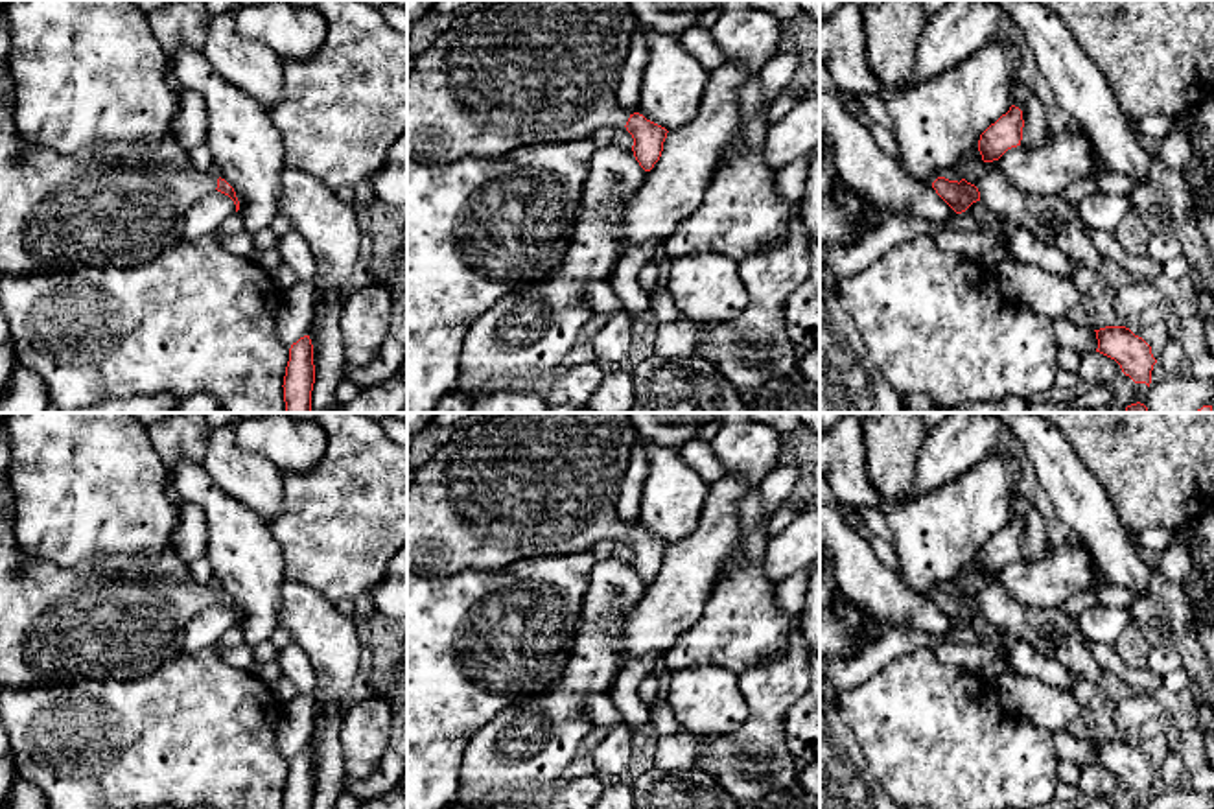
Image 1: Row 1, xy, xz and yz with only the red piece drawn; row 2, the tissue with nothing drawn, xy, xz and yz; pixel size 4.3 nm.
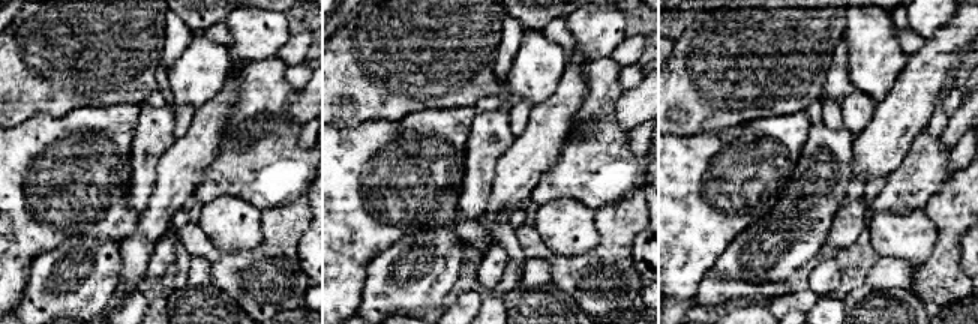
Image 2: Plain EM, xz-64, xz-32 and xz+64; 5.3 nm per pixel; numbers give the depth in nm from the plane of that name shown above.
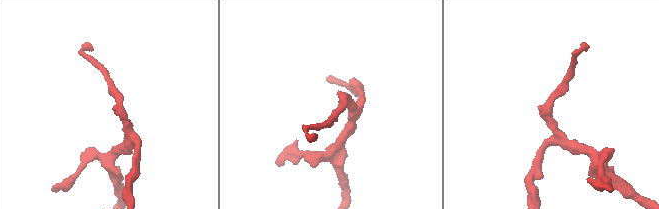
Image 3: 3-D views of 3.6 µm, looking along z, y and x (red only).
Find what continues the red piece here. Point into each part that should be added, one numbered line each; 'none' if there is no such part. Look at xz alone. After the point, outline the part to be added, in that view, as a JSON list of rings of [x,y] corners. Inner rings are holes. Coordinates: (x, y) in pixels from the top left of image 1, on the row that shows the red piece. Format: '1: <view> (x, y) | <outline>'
1: xz (520, 72) | [[[494,0],[484,11],[455,13],[451,26],[413,57],[407,158],[494,158],[521,146],[625,127],[630,114],[617,101],[617,85],[637,28],[628,0]]]

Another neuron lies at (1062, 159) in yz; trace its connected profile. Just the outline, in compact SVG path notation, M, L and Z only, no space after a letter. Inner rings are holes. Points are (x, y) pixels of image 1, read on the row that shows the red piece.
M1081 125L1068 133L1048 135L1035 149L1021 146L1008 149L1000 158L1004 177L1021 192L1033 197L1061 193L1081 177L1094 175L1094 144Z

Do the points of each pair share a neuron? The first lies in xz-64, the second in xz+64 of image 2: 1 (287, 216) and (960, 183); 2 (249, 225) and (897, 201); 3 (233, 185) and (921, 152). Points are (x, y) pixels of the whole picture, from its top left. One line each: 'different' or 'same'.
1: same
2: different
3: same

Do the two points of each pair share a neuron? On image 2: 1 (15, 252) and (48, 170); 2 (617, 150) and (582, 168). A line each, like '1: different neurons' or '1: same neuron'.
1: same neuron
2: same neuron

